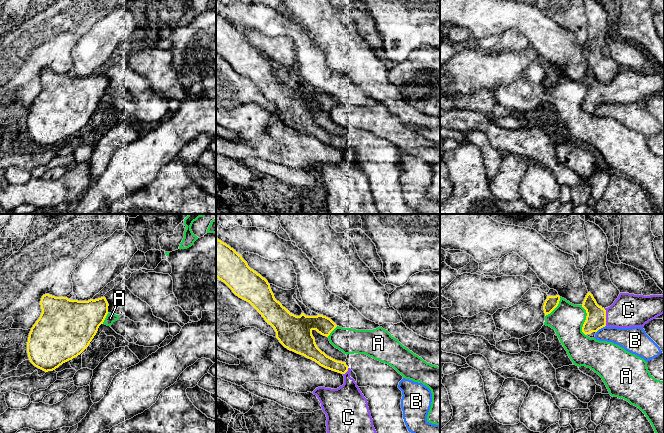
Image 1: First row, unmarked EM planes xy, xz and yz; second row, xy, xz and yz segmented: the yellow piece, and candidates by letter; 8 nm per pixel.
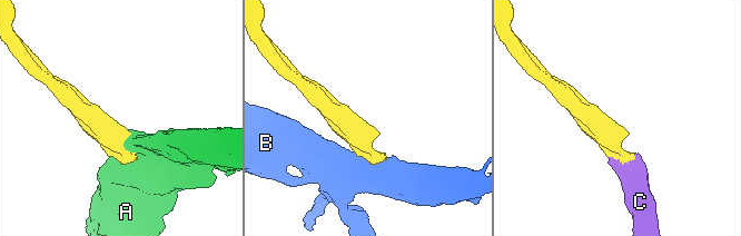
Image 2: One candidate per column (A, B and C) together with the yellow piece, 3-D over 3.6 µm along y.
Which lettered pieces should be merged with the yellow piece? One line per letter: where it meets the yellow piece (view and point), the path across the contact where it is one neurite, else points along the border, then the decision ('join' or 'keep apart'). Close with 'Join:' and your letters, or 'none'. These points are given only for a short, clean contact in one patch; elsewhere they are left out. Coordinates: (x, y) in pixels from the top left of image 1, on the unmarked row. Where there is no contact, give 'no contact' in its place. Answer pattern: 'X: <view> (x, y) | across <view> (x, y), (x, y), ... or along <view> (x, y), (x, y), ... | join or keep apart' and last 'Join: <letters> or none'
A: yz (585, 96) | along yz (581, 81), (586, 89), (582, 103), (586, 111) | keep apart
B: yz (600, 104) | keep apart
C: yz (605, 94) | join
Join: C

